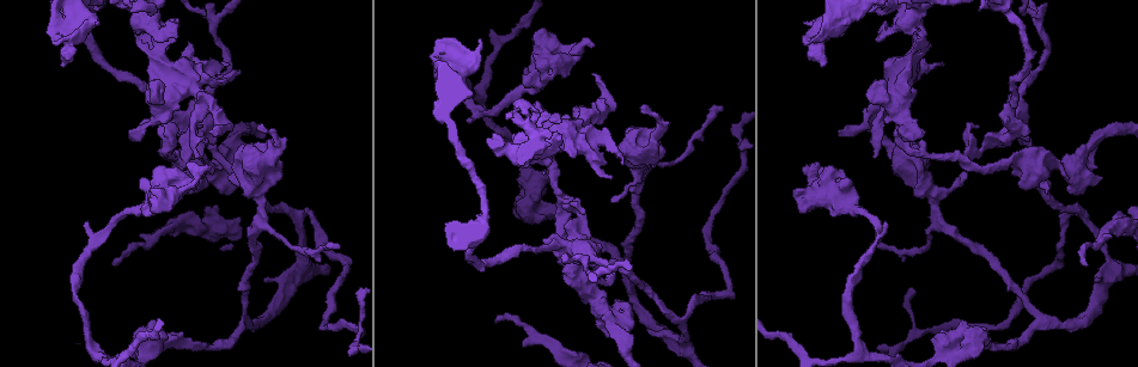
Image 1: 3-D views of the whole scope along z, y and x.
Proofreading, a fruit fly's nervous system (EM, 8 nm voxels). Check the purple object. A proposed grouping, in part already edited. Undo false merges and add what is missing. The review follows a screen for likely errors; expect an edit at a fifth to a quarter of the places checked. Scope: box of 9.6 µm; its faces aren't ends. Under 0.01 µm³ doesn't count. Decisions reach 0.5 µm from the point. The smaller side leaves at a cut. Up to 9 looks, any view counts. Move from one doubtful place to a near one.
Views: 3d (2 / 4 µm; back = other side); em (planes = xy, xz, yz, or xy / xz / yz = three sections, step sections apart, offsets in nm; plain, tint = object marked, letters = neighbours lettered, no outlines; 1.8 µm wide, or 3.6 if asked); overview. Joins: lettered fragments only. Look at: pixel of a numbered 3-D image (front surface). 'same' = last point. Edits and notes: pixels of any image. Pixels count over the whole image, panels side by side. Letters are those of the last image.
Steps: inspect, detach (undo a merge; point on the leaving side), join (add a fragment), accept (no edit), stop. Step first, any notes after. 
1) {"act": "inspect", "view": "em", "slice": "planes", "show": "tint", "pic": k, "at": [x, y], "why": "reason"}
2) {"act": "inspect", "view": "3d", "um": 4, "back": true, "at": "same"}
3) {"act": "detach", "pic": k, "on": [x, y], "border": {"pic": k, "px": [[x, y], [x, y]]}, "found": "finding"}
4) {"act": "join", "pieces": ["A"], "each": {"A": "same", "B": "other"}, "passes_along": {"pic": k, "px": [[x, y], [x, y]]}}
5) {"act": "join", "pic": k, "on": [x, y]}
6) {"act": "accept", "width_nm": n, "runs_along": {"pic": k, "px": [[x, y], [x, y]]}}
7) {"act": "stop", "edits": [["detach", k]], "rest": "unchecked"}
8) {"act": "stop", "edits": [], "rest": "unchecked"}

{"act": "inspect", "view": "em", "slice": "planes", "show": "plain", "pic": 1, "at": [901, 124], "why": "sudden change in width"}

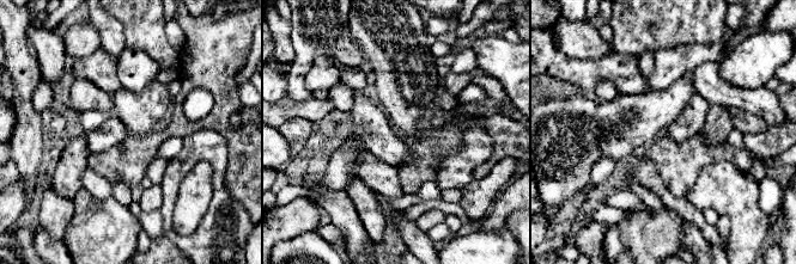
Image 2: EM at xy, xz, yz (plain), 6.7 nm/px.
{"act": "inspect", "view": "em", "slice": "planes", "show": "tint", "at": "same", "why": "with the object marked"}

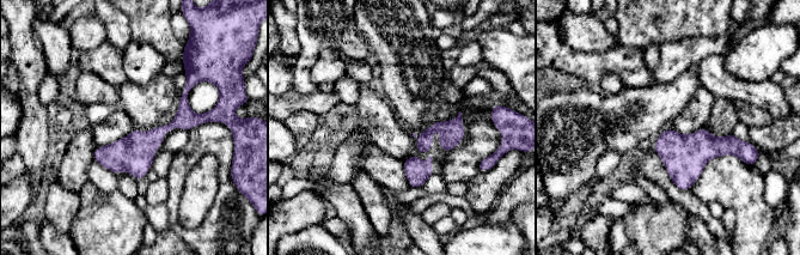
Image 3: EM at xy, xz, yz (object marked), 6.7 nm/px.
{"act": "inspect", "view": "em", "slice": "planes", "show": "letters", "at": "same"}

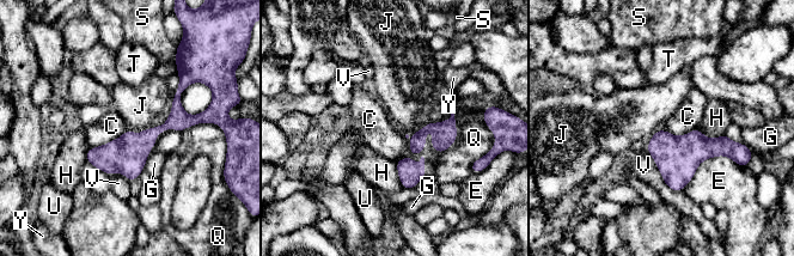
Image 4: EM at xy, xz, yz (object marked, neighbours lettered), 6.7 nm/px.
{"act": "accept", "each": {"C": "other", "E": "other", "G": "other", "H": "other", "J": "other", "Q": "other", "S": "other", "T": "other", "U": "other", "V": "other", "Y": "other"}, "runs_along": {"pic": 4, "px": [[182, 81], [163, 128], [89, 157]]}, "found": "one neuron here"}

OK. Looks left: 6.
{"act": "inspect", "view": "em", "slice": "planes", "show": "letters", "pic": 1, "at": [523, 101], "why": "free end"}

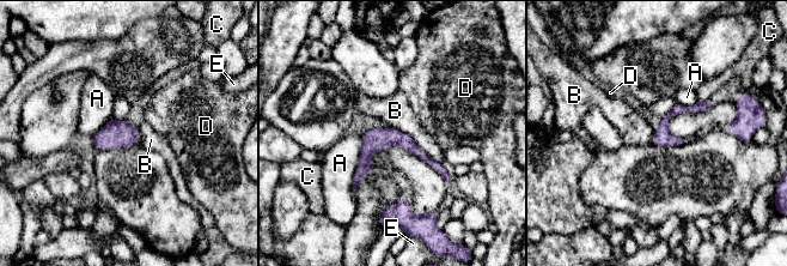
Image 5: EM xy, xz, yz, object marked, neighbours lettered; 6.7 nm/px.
{"act": "accept", "width_nm": 120, "each": {"A": "other", "B": "other", "C": "other", "D": "other", "E": "other"}, "border": {"pic": 5, "px": [[388, 125], [404, 132], [440, 163]]}, "found": "no lettered fragment goes on from it"}

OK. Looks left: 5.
{"act": "inspect", "view": "em", "slice": "planes", "show": "letters", "pic": 1, "at": [188, 44], "why": "thick end"}

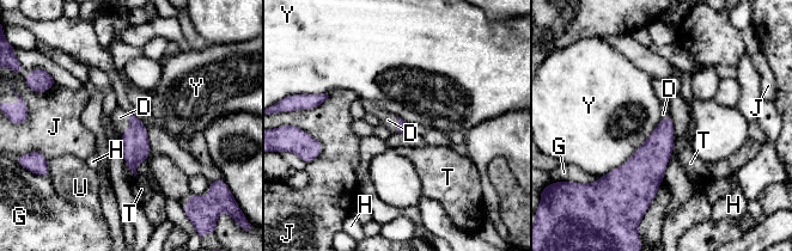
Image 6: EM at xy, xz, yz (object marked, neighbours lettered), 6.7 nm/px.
{"act": "join", "pieces": ["D"], "each": {"D": "same", "G": "other", "H": "other", "J": "other", "T": "other", "U": "other", "Y": "other"}, "passes_along": {"pic": 6, "px": [[135, 147], [129, 126], [120, 117]]}, "found": "it goes on there"}

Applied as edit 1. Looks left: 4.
{"act": "inspect", "view": "em", "slice": "planes", "show": "letters", "pic": 1, "at": [197, 152]}

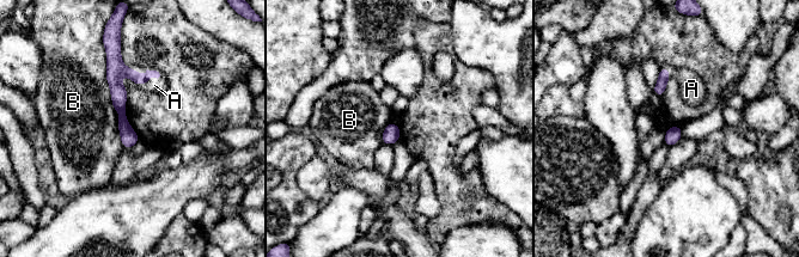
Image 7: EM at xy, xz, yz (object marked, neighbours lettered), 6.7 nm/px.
{"act": "join", "pieces": ["A"], "each": {"A": "same", "B": "other"}, "passes_along": {"pic": 7, "px": [[115, 68], [146, 72], [154, 85]]}, "found": "it goes on there"}

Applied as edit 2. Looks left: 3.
{"act": "stop", "edits": [["join", 6], ["join", 7]], "rest": "unchecked"}

